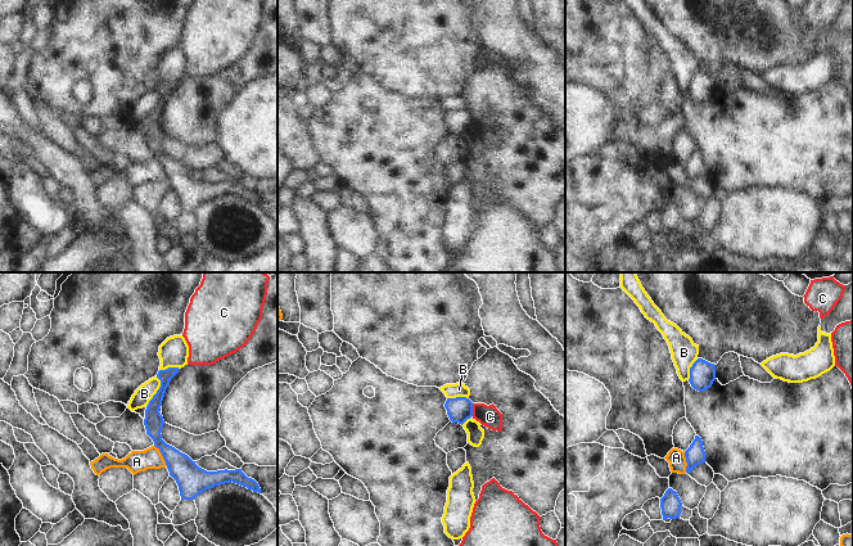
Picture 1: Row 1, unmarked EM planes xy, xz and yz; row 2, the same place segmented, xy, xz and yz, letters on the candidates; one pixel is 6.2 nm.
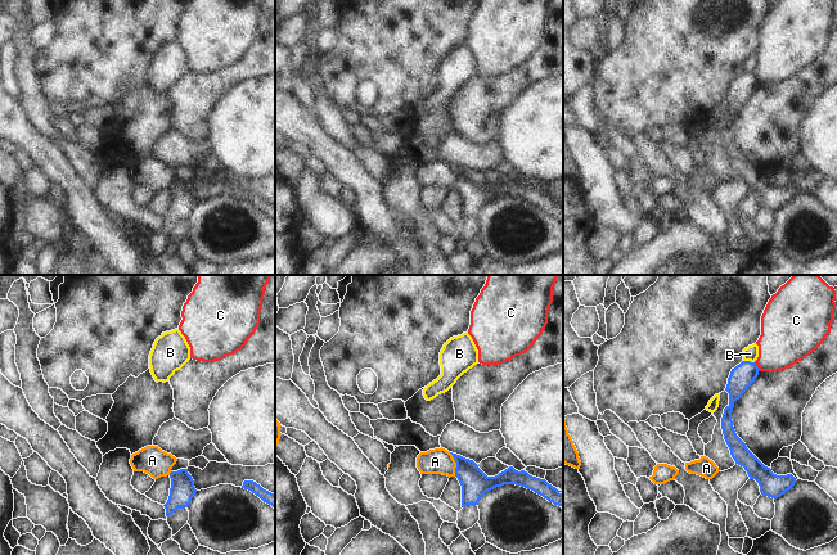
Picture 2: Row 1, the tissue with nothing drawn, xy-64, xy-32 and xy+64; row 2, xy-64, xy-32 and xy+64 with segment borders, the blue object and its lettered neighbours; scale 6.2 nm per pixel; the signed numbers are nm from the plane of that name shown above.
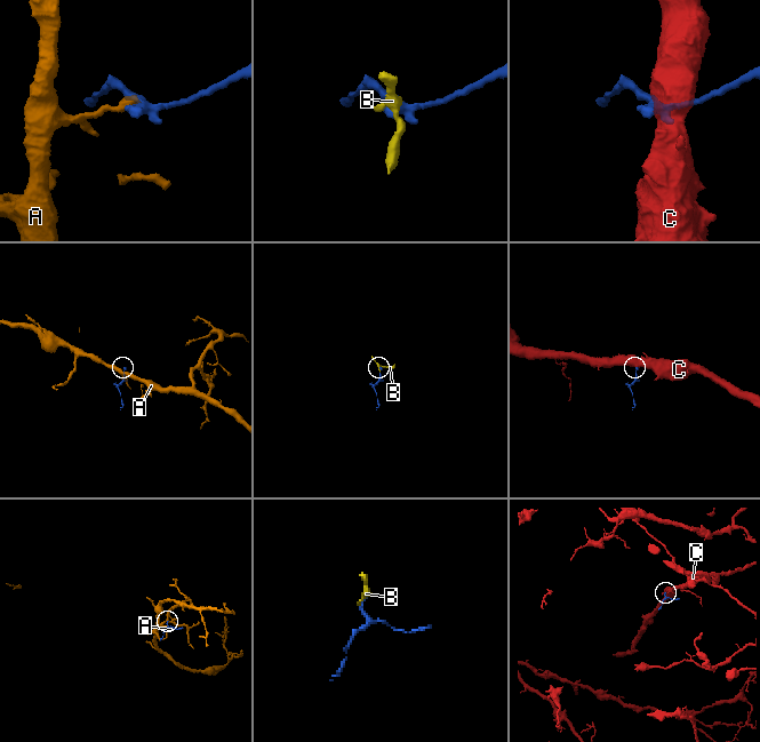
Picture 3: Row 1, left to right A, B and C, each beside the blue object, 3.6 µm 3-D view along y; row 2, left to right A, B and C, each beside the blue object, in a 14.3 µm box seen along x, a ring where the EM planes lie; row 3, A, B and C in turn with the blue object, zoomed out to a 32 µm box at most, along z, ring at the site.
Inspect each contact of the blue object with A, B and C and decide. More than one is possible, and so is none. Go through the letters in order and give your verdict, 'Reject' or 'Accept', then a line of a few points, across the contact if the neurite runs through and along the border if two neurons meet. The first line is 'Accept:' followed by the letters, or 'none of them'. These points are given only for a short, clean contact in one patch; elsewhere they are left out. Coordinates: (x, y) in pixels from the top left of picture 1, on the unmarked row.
Accept: none of them
A: Reject. Line: xy (154, 157), (167, 177)
B: Reject. Line: xy (157, 89), (159, 100), (147, 116)
C: Reject. Line: xz (472, 116), (473, 127)

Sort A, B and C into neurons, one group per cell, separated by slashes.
A / B / C

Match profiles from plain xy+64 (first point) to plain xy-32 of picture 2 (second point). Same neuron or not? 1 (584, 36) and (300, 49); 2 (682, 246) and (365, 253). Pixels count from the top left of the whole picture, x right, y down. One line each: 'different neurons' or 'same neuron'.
1: different neurons
2: same neuron

